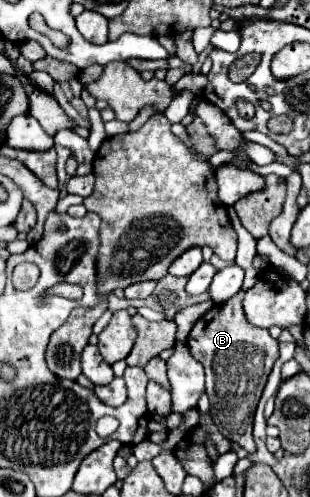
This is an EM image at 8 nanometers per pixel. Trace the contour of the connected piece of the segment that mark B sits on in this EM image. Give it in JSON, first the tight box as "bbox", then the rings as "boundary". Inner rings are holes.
{"bbox":[188,290,278,454],"boundary":[[[240,290],[224,304],[216,304],[204,318],[200,318],[190,336],[188,346],[198,362],[206,368],[206,392],[212,402],[230,406],[230,434],[228,438],[240,444],[248,454],[256,452],[252,438],[252,422],[258,400],[262,396],[266,378],[278,360],[278,340],[274,340],[266,328],[252,326],[242,310],[244,292]]]}

